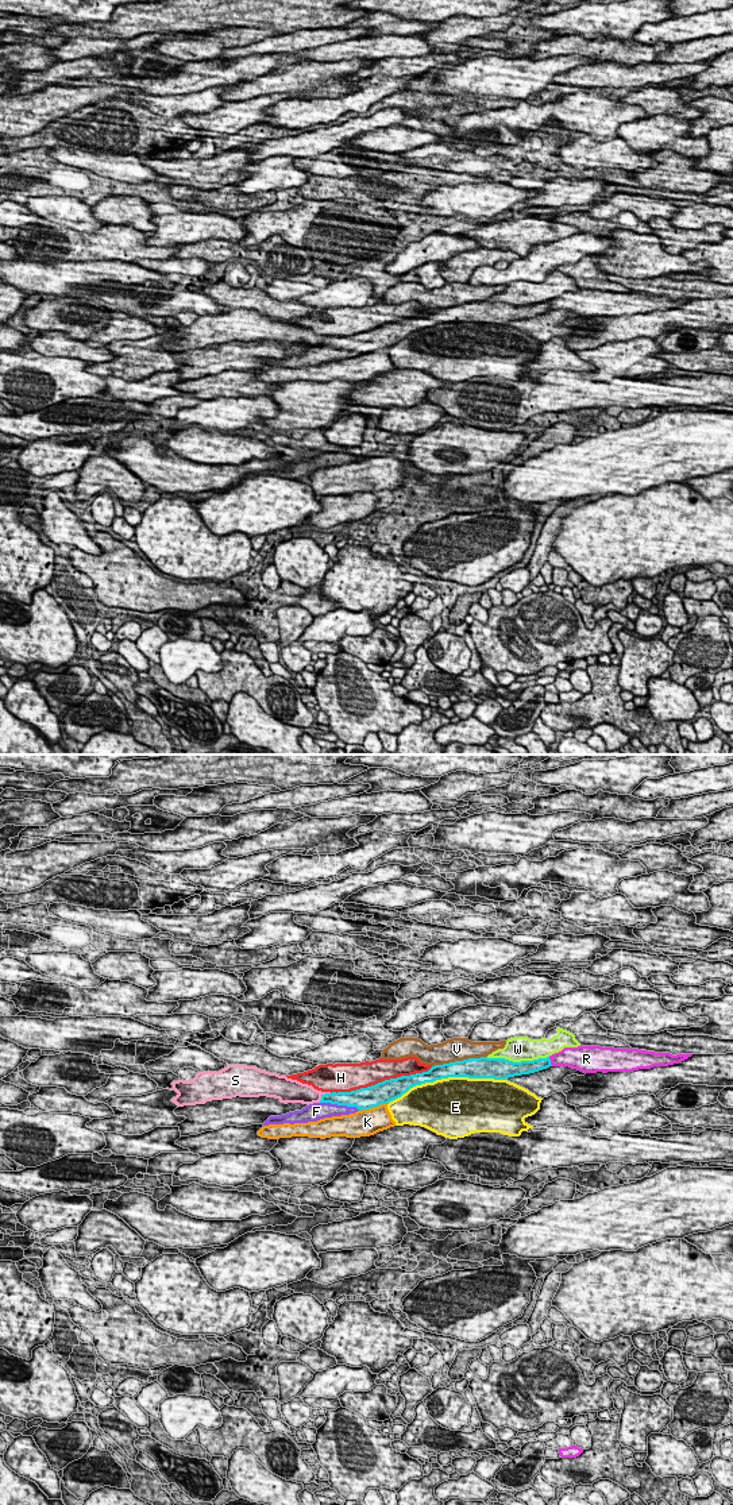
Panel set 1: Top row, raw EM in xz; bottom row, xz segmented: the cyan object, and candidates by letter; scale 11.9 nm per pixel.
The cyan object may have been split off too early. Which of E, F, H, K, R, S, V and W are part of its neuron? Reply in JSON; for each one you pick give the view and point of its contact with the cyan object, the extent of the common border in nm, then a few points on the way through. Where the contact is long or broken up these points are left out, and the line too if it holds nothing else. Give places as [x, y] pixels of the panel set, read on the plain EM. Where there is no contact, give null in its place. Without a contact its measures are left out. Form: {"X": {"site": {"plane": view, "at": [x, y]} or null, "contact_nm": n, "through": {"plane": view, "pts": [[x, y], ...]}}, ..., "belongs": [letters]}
{"F": {"site": {"plane": "xz", "at": [340, 348]}, "contact_nm": 480}, "belongs": ["F"]}

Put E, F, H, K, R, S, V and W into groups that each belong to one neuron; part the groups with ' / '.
E / F / H / K / R / S / V / W

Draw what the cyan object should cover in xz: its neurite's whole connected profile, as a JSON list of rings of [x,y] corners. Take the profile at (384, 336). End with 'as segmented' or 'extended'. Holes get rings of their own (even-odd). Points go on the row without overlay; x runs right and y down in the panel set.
[[[481,301],[435,309],[428,316],[385,324],[367,332],[321,339],[319,347],[309,348],[301,355],[289,356],[281,360],[270,360],[263,370],[308,367],[324,362],[355,358],[362,354],[387,348],[401,341],[416,329],[433,327],[441,323],[468,321],[506,324],[514,320],[535,317],[549,310],[552,310],[549,301],[521,306],[513,306],[505,302]]] | extended

